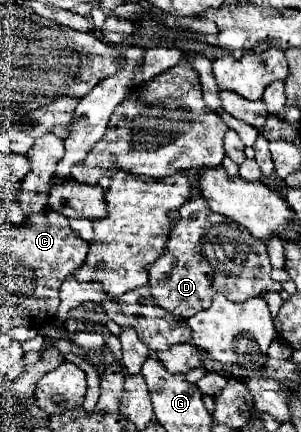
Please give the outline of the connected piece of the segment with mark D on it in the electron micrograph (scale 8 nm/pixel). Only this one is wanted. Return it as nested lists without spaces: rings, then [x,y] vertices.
[[[204,197],[186,201],[176,211],[176,217],[178,221],[166,243],[166,253],[148,267],[150,289],[156,305],[188,319],[200,309],[206,309],[218,291],[224,293],[230,301],[240,303],[266,291],[282,289],[282,283],[270,277],[272,265],[266,243],[256,241],[248,229],[228,221],[228,217],[212,213]]]

